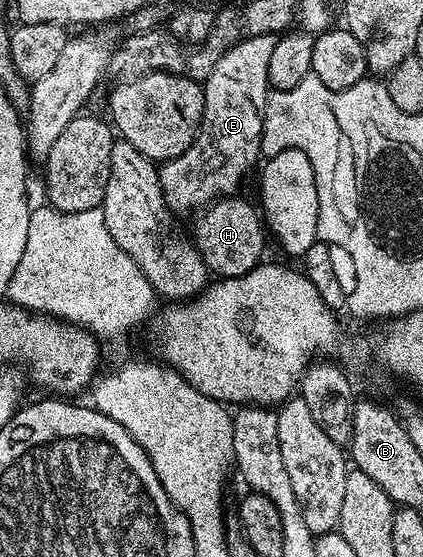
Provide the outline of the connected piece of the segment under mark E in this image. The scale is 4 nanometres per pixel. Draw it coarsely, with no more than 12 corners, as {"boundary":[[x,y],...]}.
{"boundary":[[270,32],[225,50],[197,138],[159,169],[170,210],[236,194],[262,156]]}

